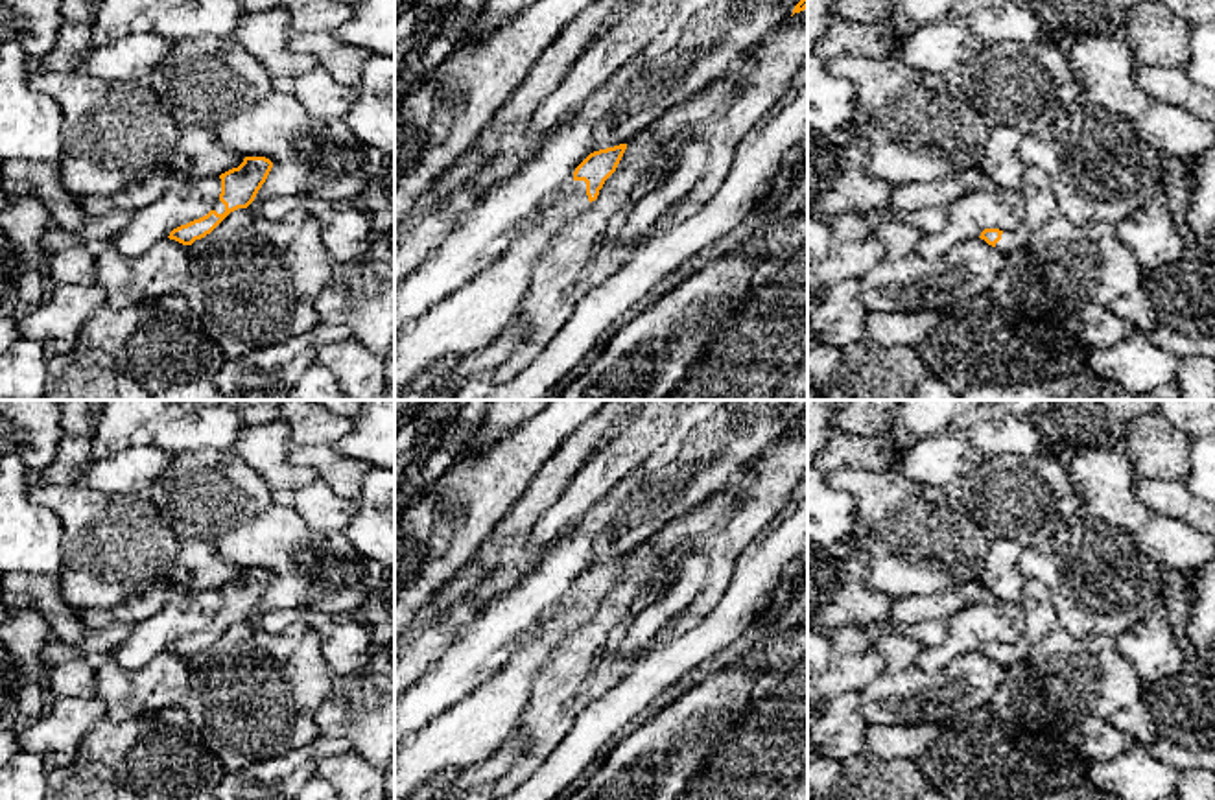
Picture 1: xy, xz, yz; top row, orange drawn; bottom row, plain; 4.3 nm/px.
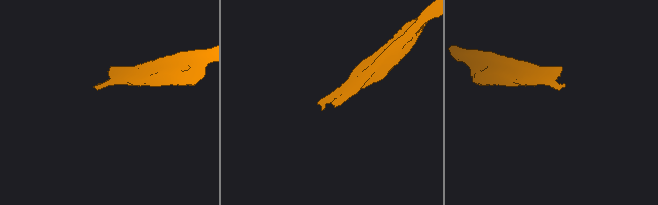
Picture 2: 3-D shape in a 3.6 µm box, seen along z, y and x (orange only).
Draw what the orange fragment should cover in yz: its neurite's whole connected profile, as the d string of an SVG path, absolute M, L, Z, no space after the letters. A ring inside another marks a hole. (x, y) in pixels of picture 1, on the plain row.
M1025 579L1018 603L1025 616L1020 640L1014 643L985 641L979 649L1003 665L1025 658L1032 645L1058 627L1051 594L1038 579Z

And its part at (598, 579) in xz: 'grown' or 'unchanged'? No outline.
grown

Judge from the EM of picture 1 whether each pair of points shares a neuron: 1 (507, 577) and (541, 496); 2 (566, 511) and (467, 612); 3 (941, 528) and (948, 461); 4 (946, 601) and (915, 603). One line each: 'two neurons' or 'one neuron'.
1: one neuron
2: two neurons
3: two neurons
4: one neuron

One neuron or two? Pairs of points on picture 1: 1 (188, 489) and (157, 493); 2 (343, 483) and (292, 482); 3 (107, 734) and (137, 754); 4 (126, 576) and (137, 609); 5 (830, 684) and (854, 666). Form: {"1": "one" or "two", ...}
{"1": "one", "2": "two", "3": "one", "4": "two", "5": "one"}

